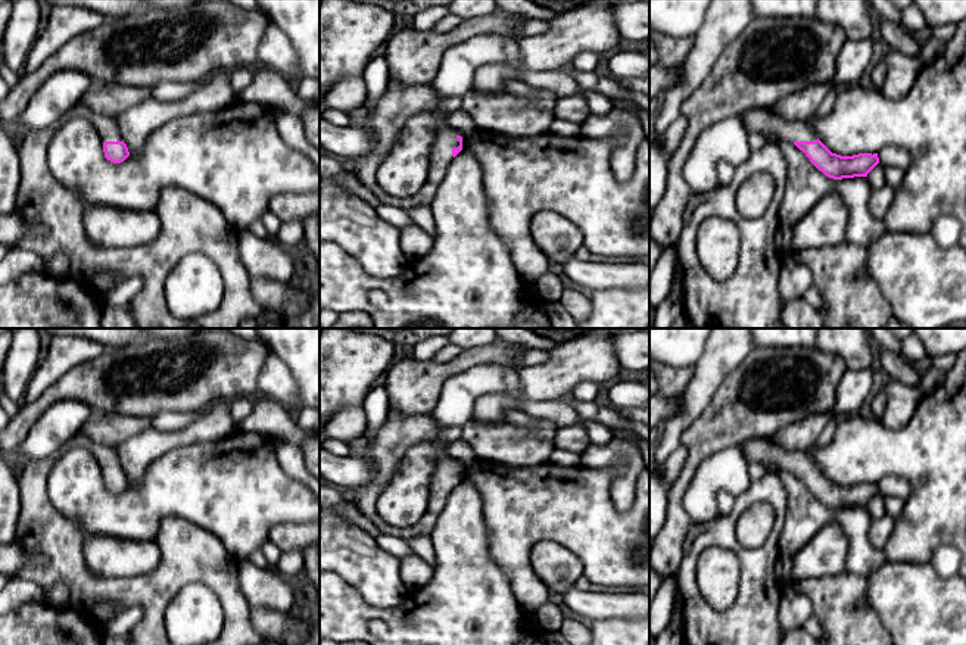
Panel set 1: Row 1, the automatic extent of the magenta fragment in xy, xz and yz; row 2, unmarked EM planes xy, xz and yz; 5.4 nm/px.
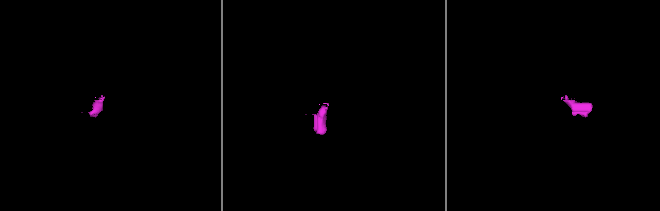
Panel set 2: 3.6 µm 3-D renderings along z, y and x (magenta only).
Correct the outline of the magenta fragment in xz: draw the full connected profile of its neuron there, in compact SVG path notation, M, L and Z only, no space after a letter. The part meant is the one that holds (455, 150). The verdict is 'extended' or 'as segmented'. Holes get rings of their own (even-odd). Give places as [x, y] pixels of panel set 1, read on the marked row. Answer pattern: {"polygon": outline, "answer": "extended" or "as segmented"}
{"polygon": "M389 78L386 91L374 105L370 106L364 103L348 113L350 124L359 124L374 135L374 149L367 156L349 165L358 180L380 203L398 206L405 211L431 205L449 163L462 150L462 137L449 125L448 116L440 119L436 130L436 141L430 153L427 178L424 186L414 196L390 196L378 184L377 169L393 149L406 122L421 112L436 110L442 100L443 97L440 97L431 85L405 87Z", "answer": "extended"}

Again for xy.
{"polygon": "M84 103L75 105L62 119L62 122L72 118L84 118L96 128L103 143L103 152L107 161L121 163L130 156L128 147L122 140L115 118L96 113Z", "answer": "extended"}

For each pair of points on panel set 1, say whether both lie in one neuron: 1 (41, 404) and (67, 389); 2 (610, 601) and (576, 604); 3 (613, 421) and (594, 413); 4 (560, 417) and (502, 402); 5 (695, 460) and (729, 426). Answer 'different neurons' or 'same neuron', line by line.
1: same neuron
2: same neuron
3: same neuron
4: different neurons
5: same neuron

